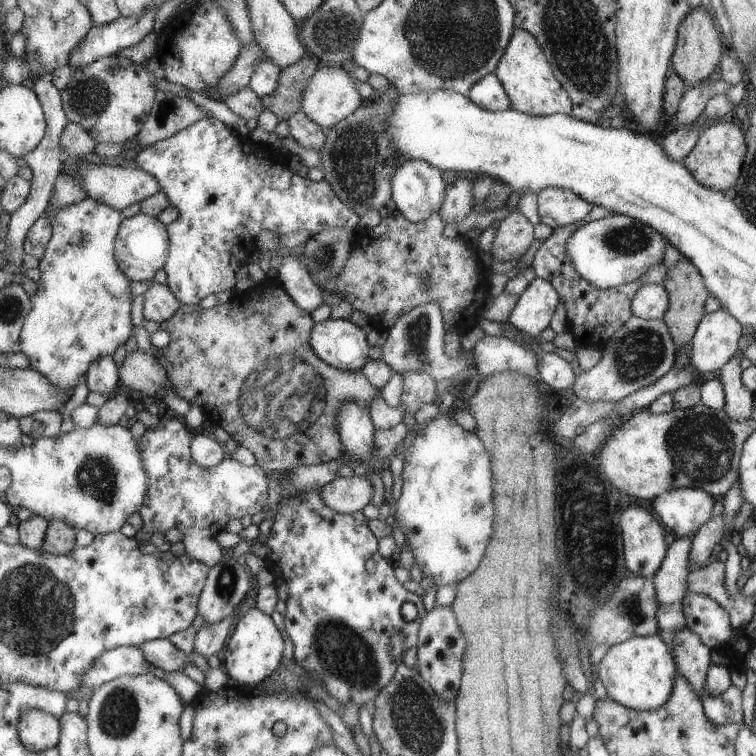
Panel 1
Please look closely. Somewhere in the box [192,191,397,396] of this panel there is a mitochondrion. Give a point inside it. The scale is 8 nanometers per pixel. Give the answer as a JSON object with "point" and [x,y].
{"point":[323,259]}

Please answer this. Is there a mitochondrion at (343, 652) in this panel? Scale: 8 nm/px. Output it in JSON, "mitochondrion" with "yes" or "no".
{"mitochondrion":"yes"}

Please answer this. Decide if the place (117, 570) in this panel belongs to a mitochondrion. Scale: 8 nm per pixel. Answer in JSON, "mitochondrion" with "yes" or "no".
{"mitochondrion":"no"}

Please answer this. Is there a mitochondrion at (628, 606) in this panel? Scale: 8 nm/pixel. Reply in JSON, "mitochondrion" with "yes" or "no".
{"mitochondrion":"yes"}

